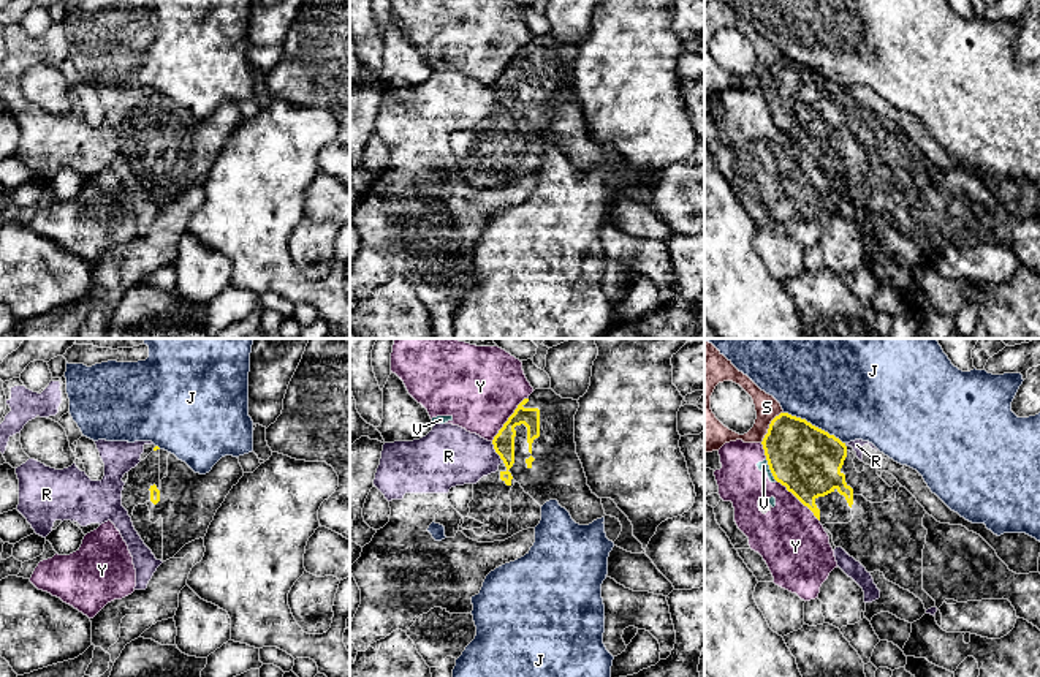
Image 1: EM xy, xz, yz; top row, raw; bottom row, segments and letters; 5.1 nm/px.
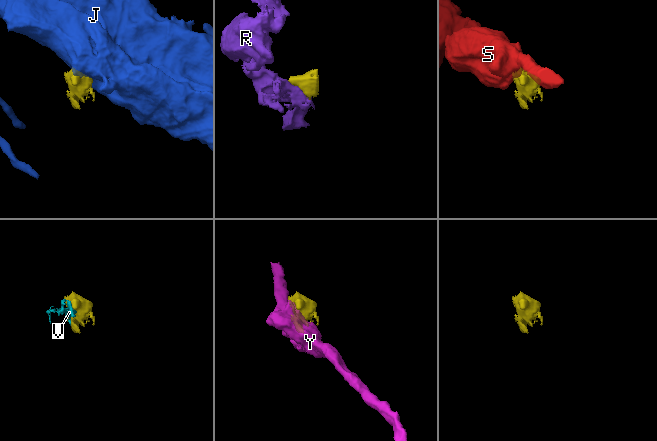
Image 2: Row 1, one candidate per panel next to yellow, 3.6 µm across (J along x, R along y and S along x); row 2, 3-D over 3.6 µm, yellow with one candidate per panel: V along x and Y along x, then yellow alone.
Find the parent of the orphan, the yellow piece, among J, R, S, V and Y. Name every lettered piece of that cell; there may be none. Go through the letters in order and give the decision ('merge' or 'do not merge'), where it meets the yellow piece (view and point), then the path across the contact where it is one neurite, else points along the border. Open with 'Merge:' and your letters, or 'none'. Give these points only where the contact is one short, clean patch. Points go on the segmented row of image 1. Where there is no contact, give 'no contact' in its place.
Merge: none
J: do not merge; contact yz (814, 426)
R: do not merge; contact xz (496, 451)
S: do not merge; contact yz (770, 426); border yz (782, 412), (771, 421), (768, 432), (760, 442)
V: do not merge; contact yz (770, 468); border yz (765, 459), (776, 480)
Y: do not merge; contact yz (798, 499)

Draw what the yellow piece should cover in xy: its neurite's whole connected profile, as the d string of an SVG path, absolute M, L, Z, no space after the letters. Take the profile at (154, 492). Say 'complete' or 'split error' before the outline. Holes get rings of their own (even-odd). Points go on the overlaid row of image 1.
split error | M158 446L123 475L122 506L157 560L173 558L185 544L204 538L217 509L244 476L237 457L222 457L209 473L195 473L185 462Z

